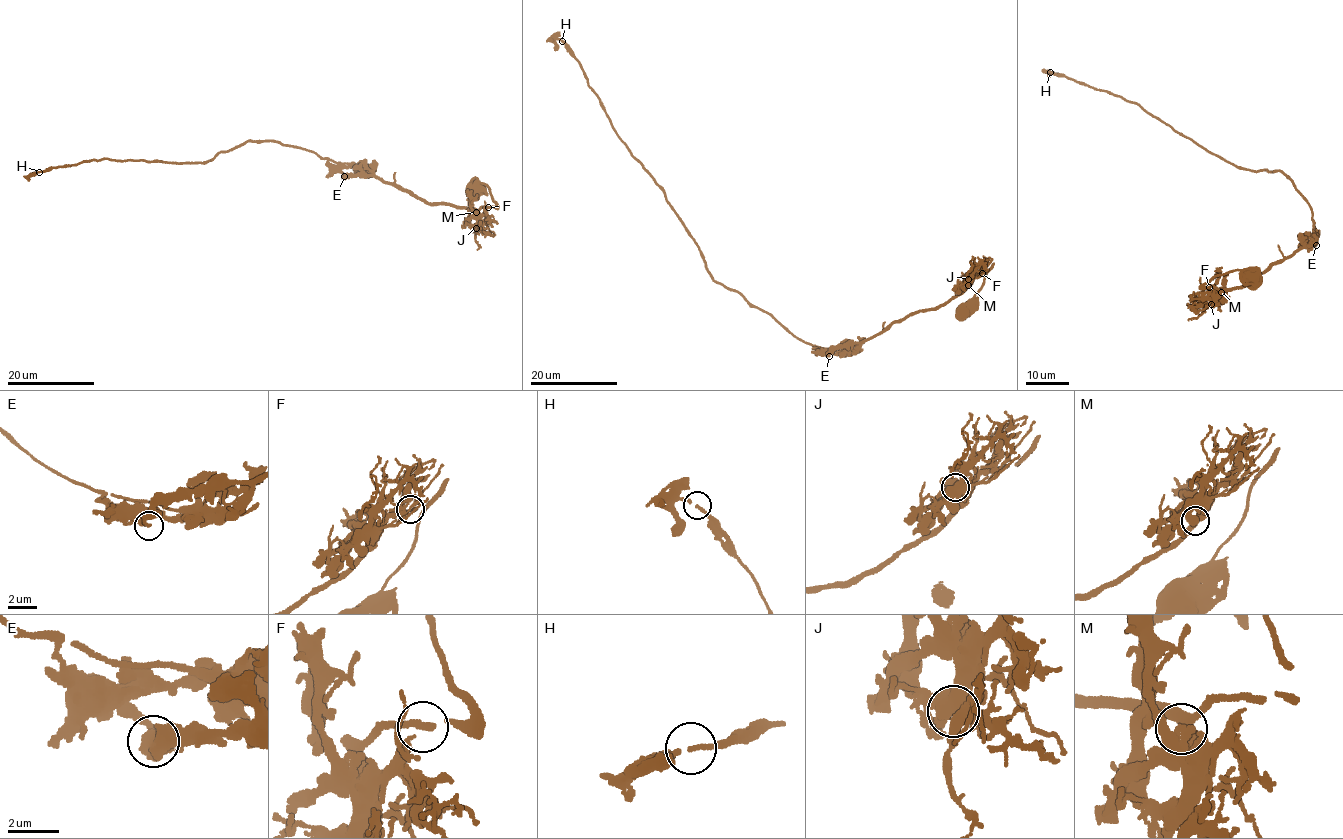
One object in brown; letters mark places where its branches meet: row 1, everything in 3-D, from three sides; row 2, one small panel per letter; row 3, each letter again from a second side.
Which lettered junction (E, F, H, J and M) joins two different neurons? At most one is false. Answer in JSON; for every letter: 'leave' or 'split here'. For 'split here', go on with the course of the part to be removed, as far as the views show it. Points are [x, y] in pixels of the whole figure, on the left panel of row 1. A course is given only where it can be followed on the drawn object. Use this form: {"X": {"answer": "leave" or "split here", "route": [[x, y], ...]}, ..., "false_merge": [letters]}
{"E": {"answer": "split here", "route": [[343, 176], [342, 167], [375, 169]]}, "F": {"answer": "leave"}, "H": {"answer": "leave"}, "J": {"answer": "leave"}, "M": {"answer": "leave"}, "false_merge": ["E"]}

